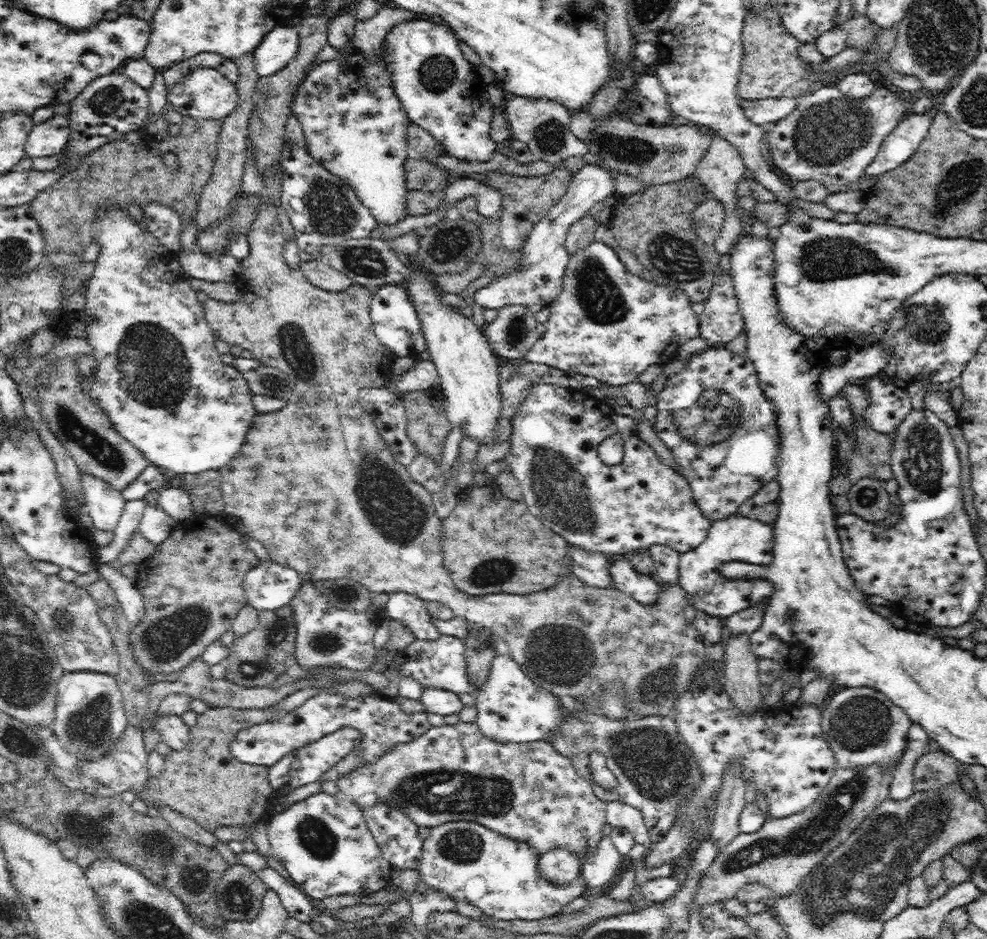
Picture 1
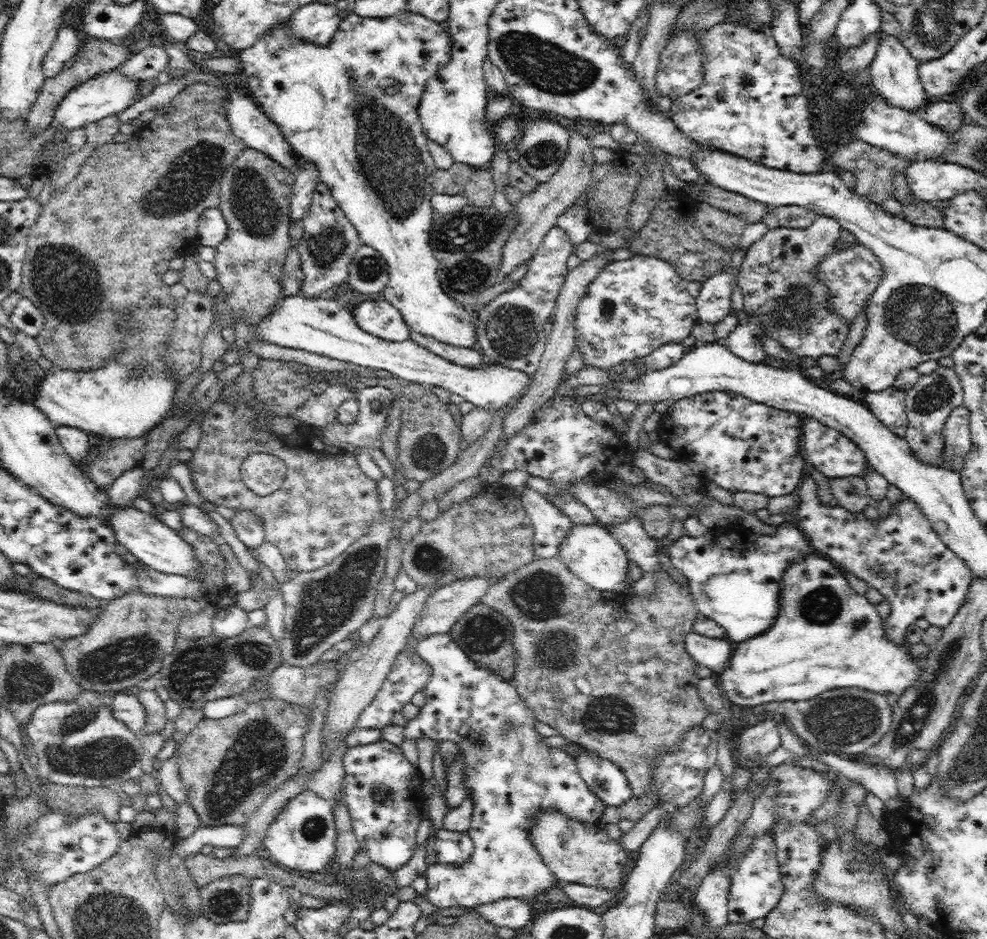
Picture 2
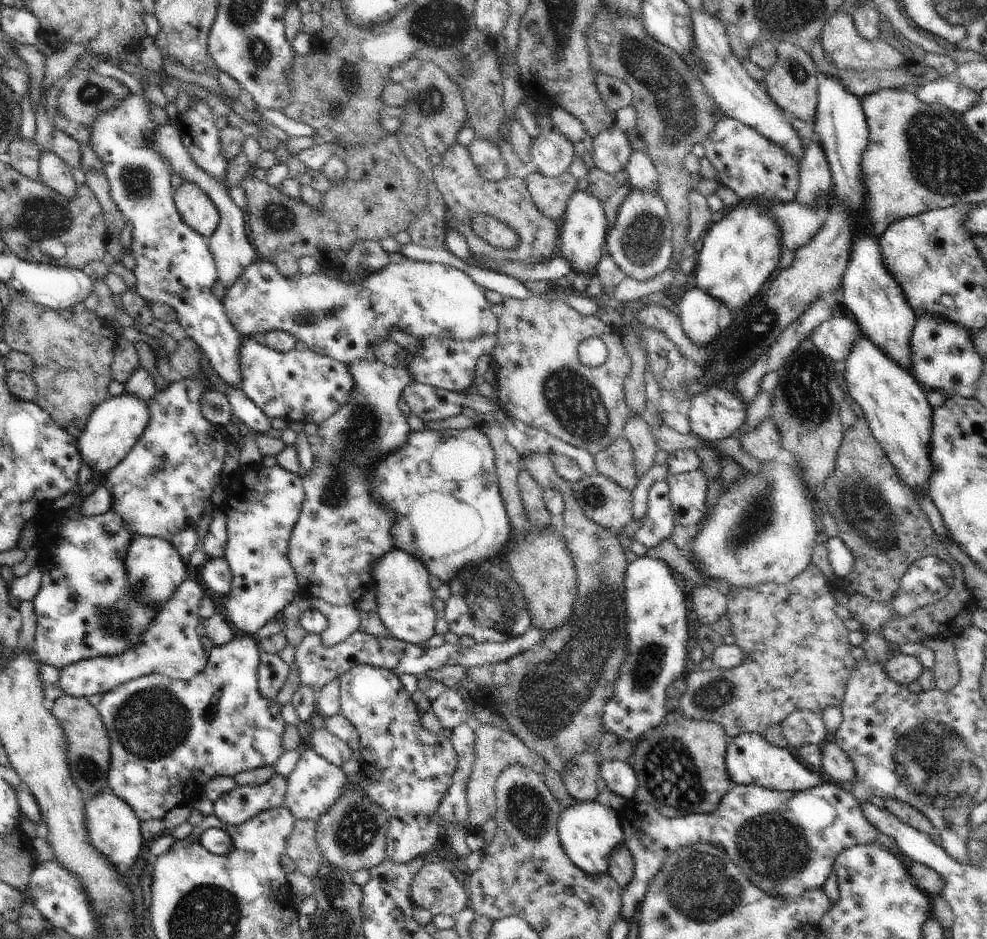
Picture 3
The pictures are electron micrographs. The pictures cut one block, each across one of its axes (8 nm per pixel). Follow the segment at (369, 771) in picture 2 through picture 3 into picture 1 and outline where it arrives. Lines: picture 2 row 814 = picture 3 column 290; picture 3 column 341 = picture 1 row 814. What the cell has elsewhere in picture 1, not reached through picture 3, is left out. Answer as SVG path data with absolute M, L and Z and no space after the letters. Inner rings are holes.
M376 801L371 807L362 807L361 811L367 827L382 851L382 857L393 868L410 868L418 871L422 859L423 840L418 836L419 826L410 820L410 815L384 801Z

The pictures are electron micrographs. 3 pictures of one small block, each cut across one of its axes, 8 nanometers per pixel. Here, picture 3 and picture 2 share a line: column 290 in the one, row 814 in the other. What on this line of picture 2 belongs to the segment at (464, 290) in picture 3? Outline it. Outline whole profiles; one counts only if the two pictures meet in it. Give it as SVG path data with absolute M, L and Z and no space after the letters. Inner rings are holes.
M304 791L287 802L287 805L268 825L263 842L270 859L292 872L316 876L333 862L336 853L336 823L333 804L312 791Z

